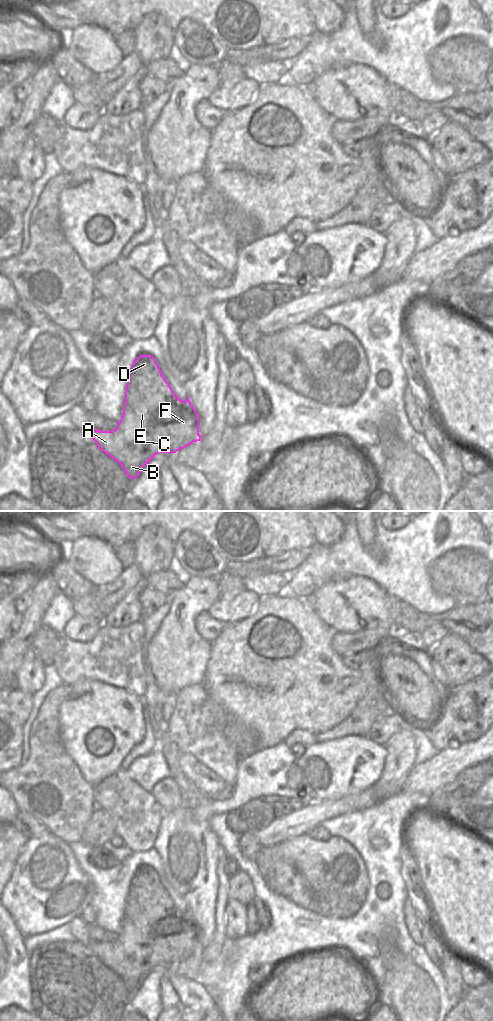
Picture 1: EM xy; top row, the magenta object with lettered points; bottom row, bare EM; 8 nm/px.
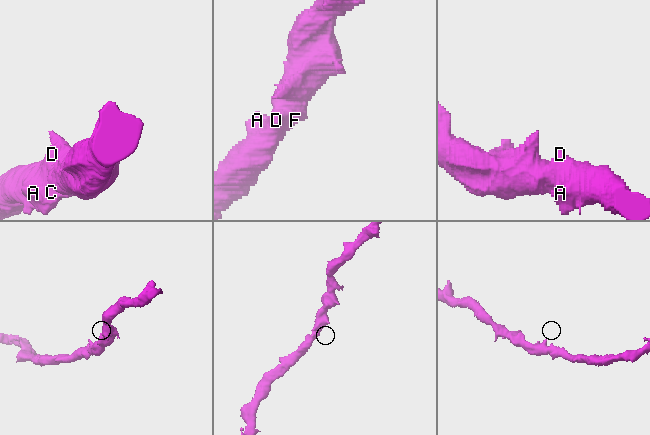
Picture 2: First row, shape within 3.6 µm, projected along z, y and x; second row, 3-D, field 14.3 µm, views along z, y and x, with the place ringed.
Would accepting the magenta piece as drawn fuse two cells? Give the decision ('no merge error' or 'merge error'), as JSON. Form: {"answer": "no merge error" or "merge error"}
{"answer": "no merge error"}

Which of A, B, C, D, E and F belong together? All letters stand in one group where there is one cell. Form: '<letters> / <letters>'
A B C D E F

